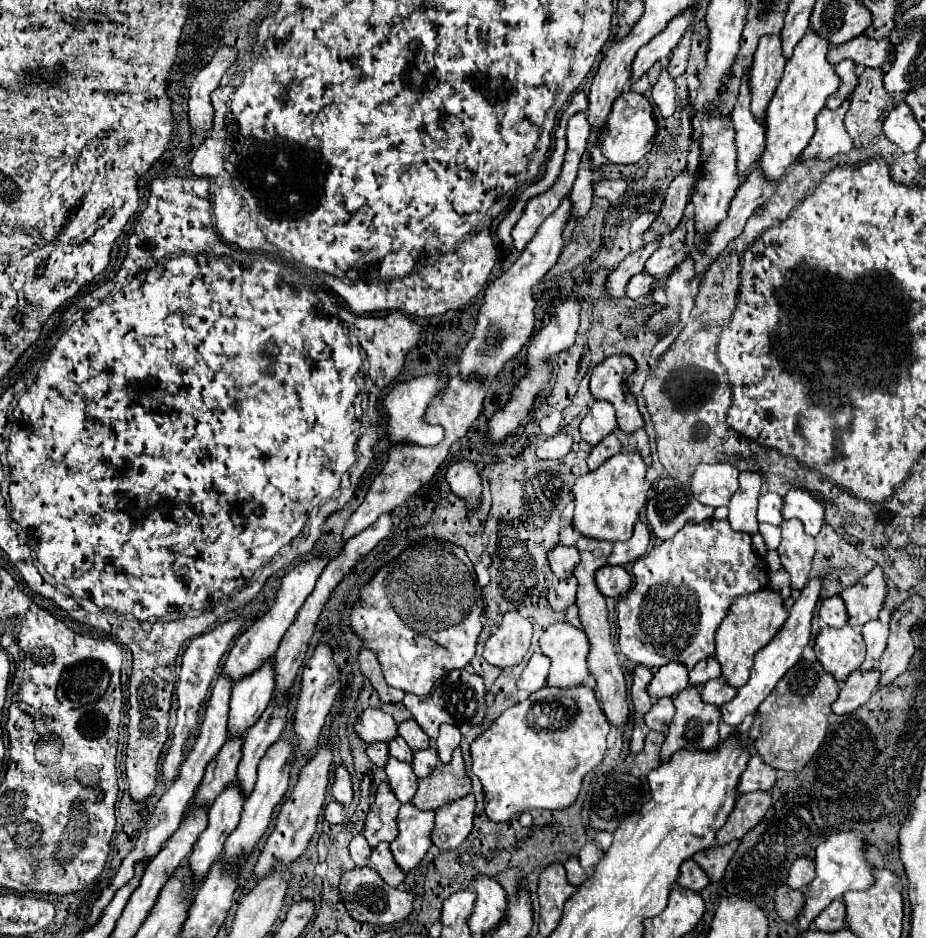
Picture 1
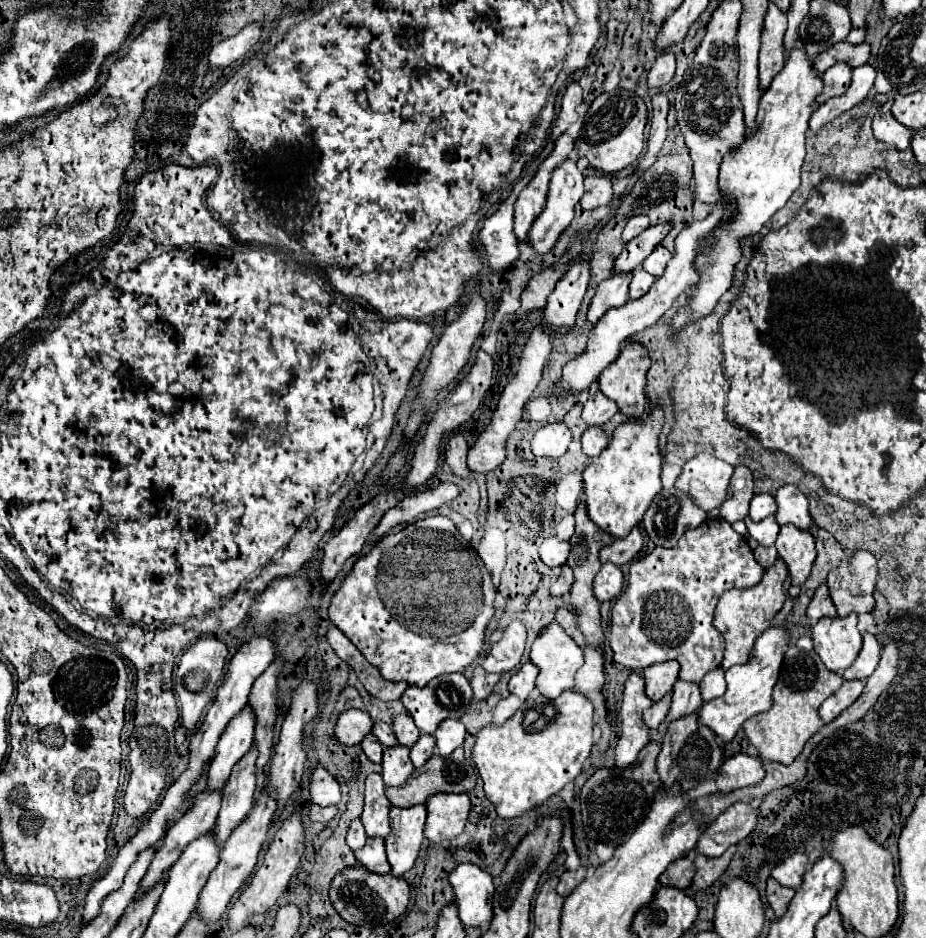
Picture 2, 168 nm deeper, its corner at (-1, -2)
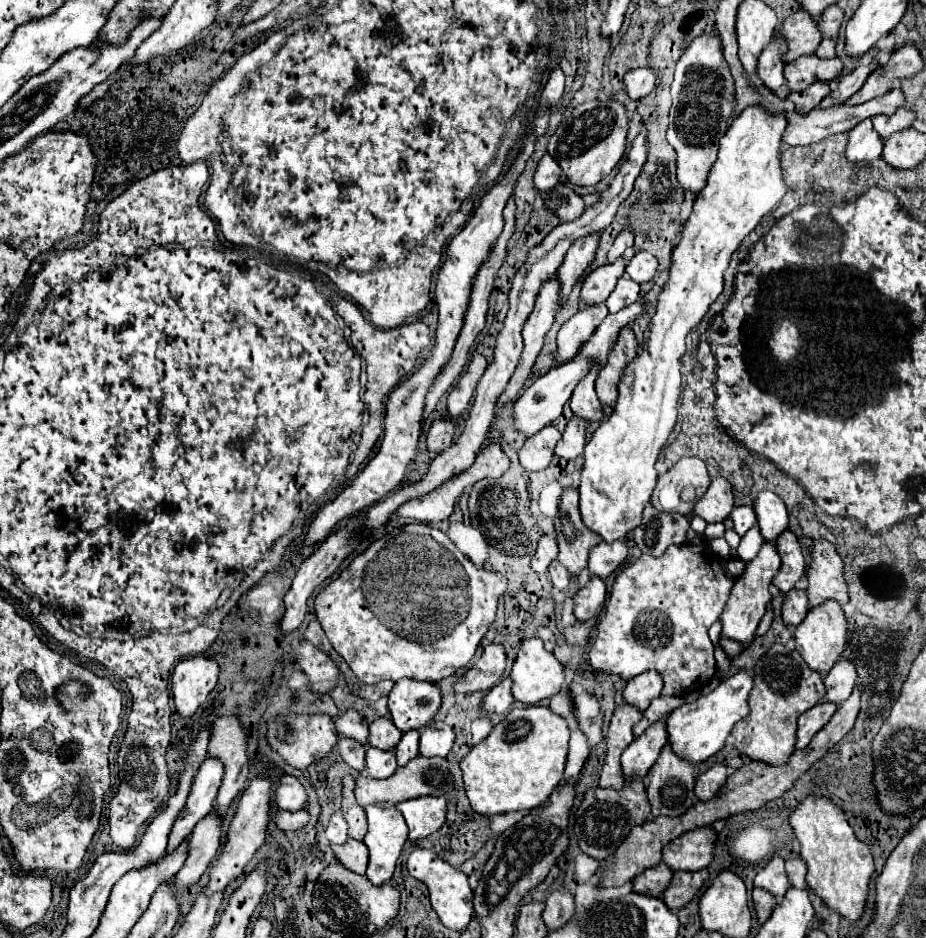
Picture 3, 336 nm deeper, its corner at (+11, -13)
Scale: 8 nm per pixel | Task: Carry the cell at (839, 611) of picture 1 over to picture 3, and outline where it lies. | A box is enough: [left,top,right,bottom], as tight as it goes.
[782,589,810,625]

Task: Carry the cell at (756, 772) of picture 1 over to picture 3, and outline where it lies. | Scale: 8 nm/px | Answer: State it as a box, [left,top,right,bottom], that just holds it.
[696,763,728,801]

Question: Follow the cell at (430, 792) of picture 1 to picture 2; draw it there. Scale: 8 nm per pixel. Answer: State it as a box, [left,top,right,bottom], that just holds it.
[386,748,476,808]

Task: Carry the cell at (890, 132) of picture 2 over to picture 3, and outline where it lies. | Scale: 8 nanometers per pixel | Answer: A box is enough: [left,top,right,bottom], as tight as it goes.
[846,119,884,163]

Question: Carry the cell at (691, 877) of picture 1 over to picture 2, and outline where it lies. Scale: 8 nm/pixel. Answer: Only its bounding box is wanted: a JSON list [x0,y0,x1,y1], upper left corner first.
[658,856,694,890]

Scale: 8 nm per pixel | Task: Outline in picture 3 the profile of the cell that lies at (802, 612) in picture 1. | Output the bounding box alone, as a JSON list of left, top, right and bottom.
[666,669,754,763]

